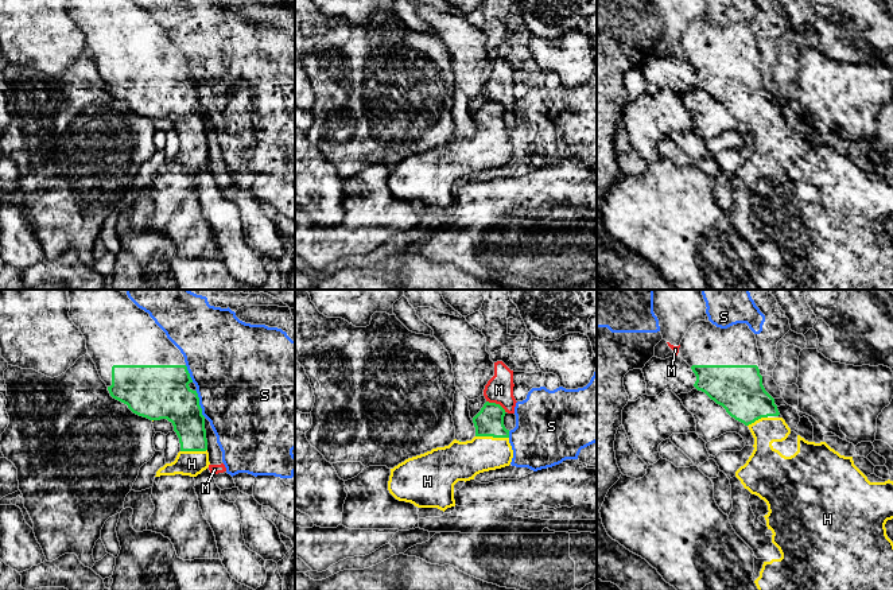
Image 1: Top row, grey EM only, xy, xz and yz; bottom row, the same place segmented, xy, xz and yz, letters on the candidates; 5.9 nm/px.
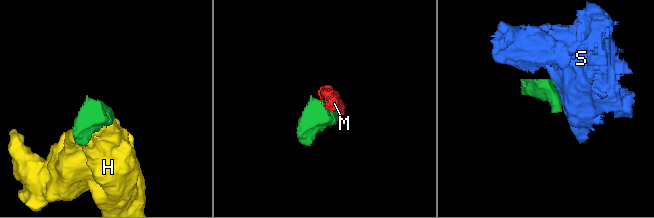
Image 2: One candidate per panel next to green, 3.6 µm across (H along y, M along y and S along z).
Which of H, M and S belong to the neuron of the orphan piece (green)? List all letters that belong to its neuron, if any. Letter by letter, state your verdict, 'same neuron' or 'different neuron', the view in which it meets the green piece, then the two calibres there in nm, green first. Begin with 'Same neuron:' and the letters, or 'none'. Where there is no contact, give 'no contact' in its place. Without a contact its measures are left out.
Same neuron: H
H: same neuron; contact in xz; calibres 180 and 240 nm
M: different neuron; contact in xz; calibres 180 and 160 nm
S: different neuron; contact in xy; calibres 320 and 480 nm

